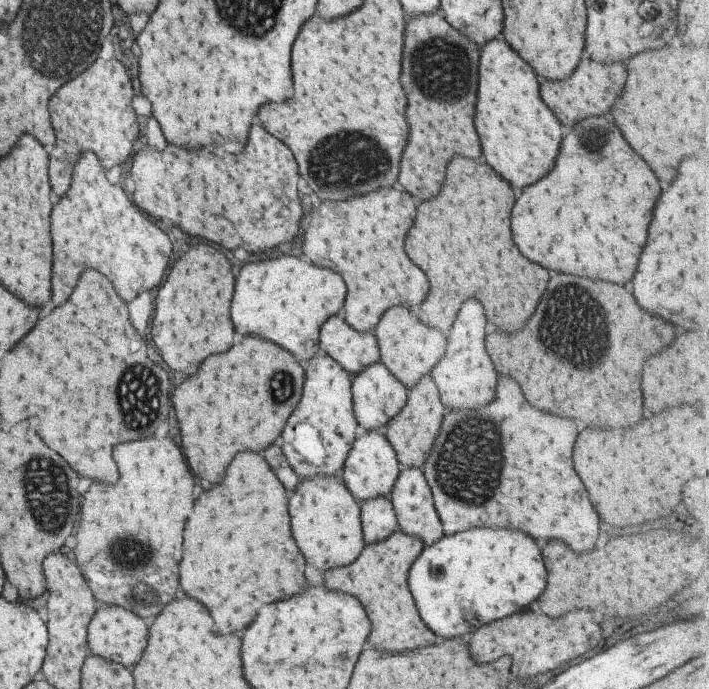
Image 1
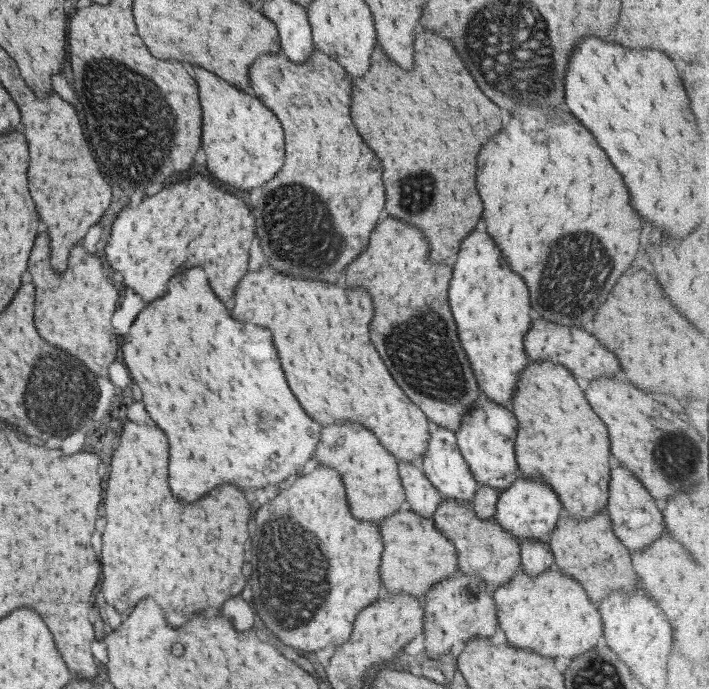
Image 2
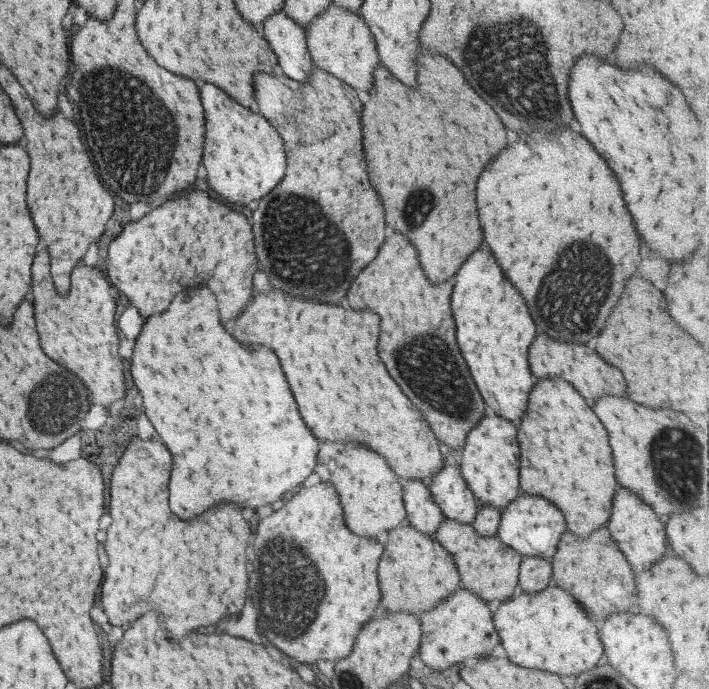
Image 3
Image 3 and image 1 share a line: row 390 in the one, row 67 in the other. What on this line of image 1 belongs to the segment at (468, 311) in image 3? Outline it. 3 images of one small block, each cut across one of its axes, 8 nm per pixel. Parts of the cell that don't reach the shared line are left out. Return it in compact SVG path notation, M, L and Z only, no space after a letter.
M491 40L483 46L479 58L479 82L477 82L477 102L475 102L475 130L481 140L481 150L487 166L491 166L503 180L513 188L525 188L537 178L543 178L555 164L559 144L561 144L561 126L549 108L539 98L539 84L531 68L503 42Z

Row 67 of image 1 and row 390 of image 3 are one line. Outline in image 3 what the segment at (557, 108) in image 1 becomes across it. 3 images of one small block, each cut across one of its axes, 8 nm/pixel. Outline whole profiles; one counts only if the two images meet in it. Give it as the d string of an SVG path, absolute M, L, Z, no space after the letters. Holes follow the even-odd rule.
M537 334L533 338L533 342L529 344L527 350L527 362L531 372L537 378L545 378L545 376L559 376L563 380L567 380L587 402L587 406L593 404L593 398L601 396L601 394L617 394L621 396L625 392L625 384L621 378L621 372L615 366L609 366L607 362L603 362L591 348L581 346L581 344L567 344L567 342L557 342L545 334ZM573 346L575 346L575 360L573 360Z

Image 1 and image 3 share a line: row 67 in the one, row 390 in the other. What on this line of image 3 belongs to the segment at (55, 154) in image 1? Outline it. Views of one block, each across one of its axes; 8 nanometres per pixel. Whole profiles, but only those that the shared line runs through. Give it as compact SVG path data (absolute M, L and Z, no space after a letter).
M39 250L31 264L31 284L35 302L35 326L39 334L41 350L55 362L63 364L71 373L83 378L81 383L89 393L93 404L103 405L113 416L113 400L123 396L123 370L121 358L117 354L117 330L115 330L115 310L111 286L101 276L97 268L77 264L71 270L69 294L57 296L47 266L47 252Z

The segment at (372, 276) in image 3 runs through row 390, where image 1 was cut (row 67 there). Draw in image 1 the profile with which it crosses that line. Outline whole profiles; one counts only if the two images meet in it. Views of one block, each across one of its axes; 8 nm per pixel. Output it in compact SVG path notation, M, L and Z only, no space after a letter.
M439 13L419 15L405 26L405 50L401 52L401 86L409 98L405 118L409 124L409 142L401 156L401 170L399 170L399 184L417 200L433 198L445 176L445 166L453 156L465 156L471 160L481 158L479 138L473 128L473 104L475 104L475 90L477 90L477 45L469 42L465 34L453 30Z

